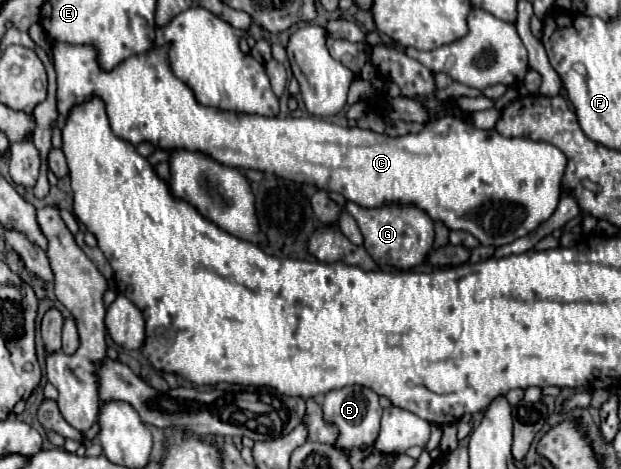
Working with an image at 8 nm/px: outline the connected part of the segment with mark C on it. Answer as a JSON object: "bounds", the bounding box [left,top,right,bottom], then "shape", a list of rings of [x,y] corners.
{"bounds":[52,41,566,245],"shape":[[[52,41],[54,67],[58,75],[56,105],[60,119],[68,115],[72,105],[86,101],[92,93],[102,97],[114,135],[132,145],[150,143],[156,149],[200,151],[226,167],[256,169],[282,179],[312,183],[324,191],[342,193],[348,201],[362,207],[380,207],[384,203],[414,203],[424,209],[434,221],[442,221],[448,229],[472,233],[482,245],[506,245],[534,231],[540,223],[552,217],[562,193],[562,175],[566,171],[566,155],[544,141],[510,139],[496,129],[482,131],[468,121],[442,117],[428,121],[416,135],[388,137],[358,127],[340,127],[316,117],[262,117],[206,107],[196,101],[194,91],[180,81],[168,63],[166,47],[152,47],[146,53],[132,55],[114,69],[106,71],[98,63],[98,51],[92,45],[70,45]]]}

